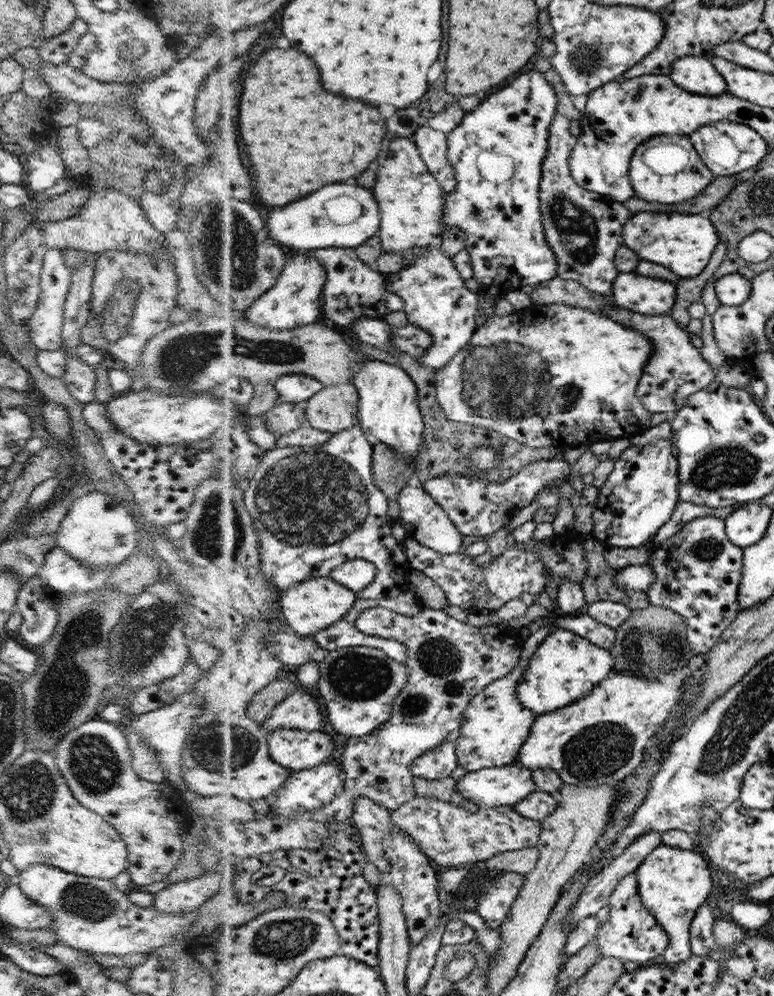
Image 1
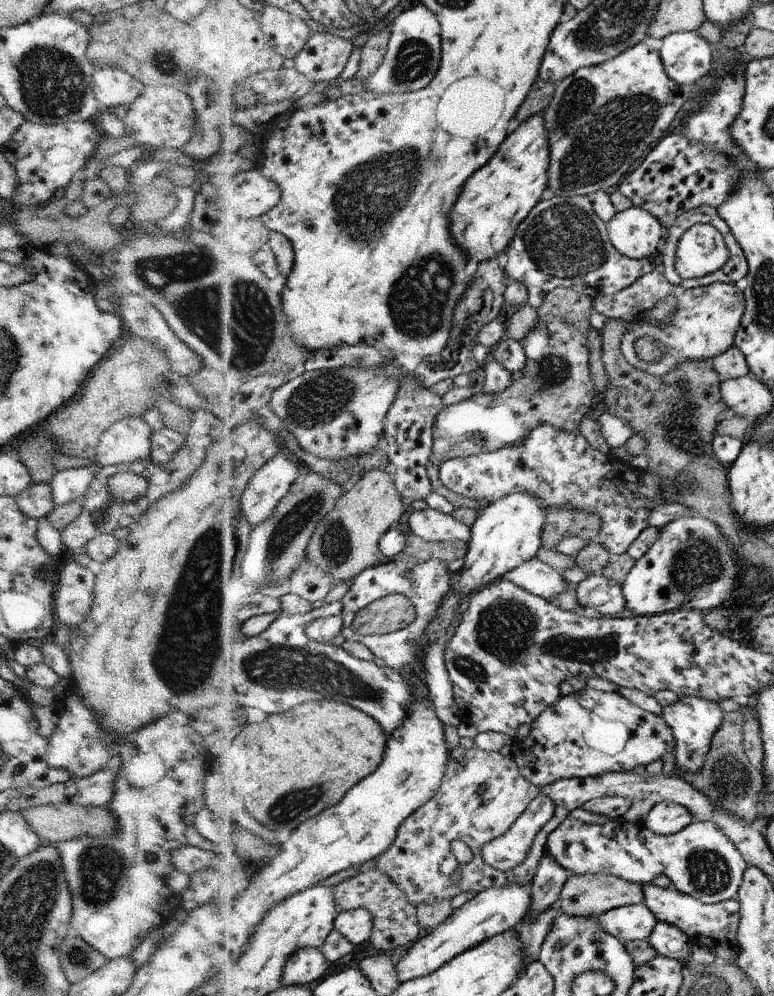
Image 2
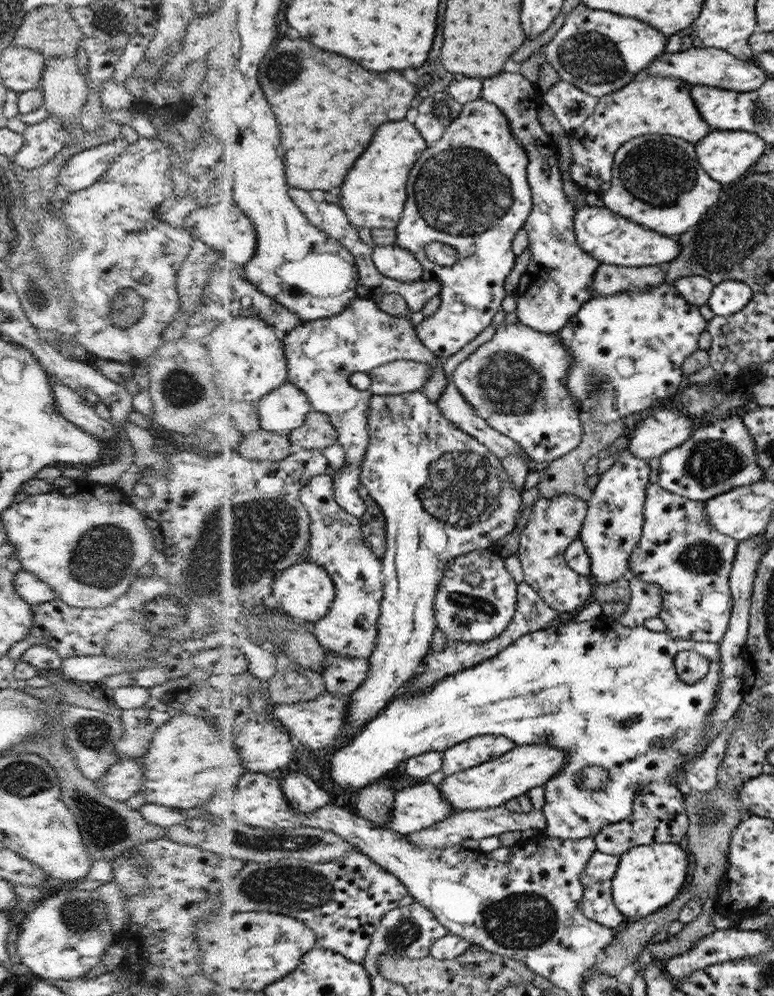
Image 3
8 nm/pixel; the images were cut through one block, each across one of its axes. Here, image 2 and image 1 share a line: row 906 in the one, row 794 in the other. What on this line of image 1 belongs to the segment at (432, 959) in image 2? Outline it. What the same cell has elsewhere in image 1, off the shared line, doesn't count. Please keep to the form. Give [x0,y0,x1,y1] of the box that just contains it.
[457,763,536,809]

